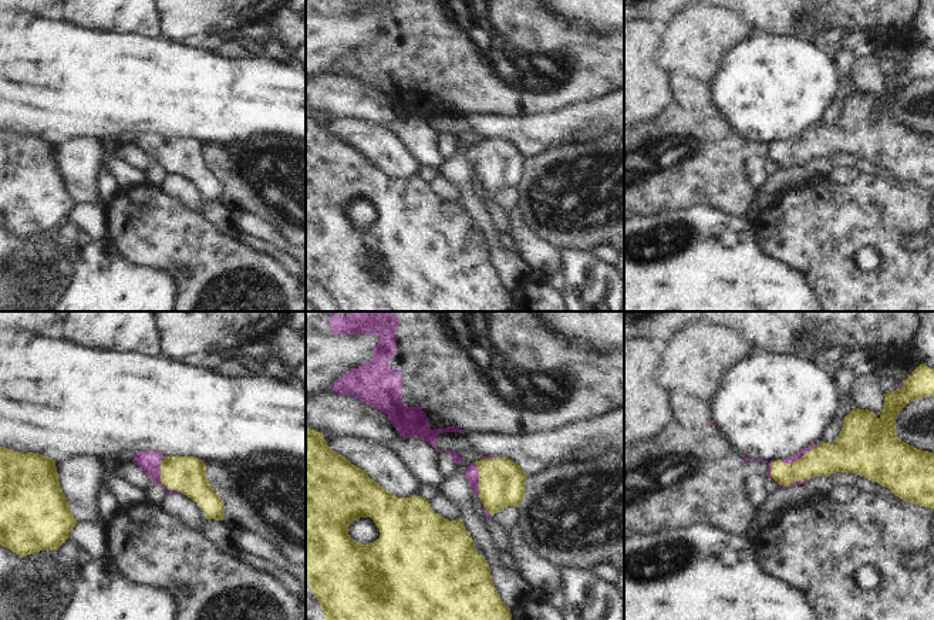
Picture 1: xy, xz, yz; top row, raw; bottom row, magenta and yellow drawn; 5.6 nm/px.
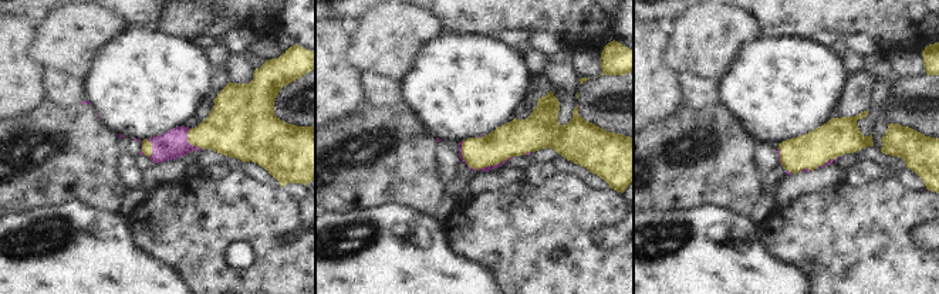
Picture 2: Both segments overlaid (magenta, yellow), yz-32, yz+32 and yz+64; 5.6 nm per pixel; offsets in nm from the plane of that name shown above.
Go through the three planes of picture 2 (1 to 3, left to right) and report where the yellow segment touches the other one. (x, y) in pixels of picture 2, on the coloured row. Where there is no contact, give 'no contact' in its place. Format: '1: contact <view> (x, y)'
1: contact yz-32 (188, 142)
2: contact yz+32 (480, 169)
3: contact yz+64 (828, 161)

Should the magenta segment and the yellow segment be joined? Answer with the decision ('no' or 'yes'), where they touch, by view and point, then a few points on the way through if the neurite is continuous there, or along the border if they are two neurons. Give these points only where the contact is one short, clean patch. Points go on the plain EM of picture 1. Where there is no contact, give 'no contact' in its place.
yes; contact xy (159, 159)

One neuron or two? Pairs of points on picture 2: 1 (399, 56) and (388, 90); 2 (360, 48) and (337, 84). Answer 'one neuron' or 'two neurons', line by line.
1: two neurons
2: two neurons

